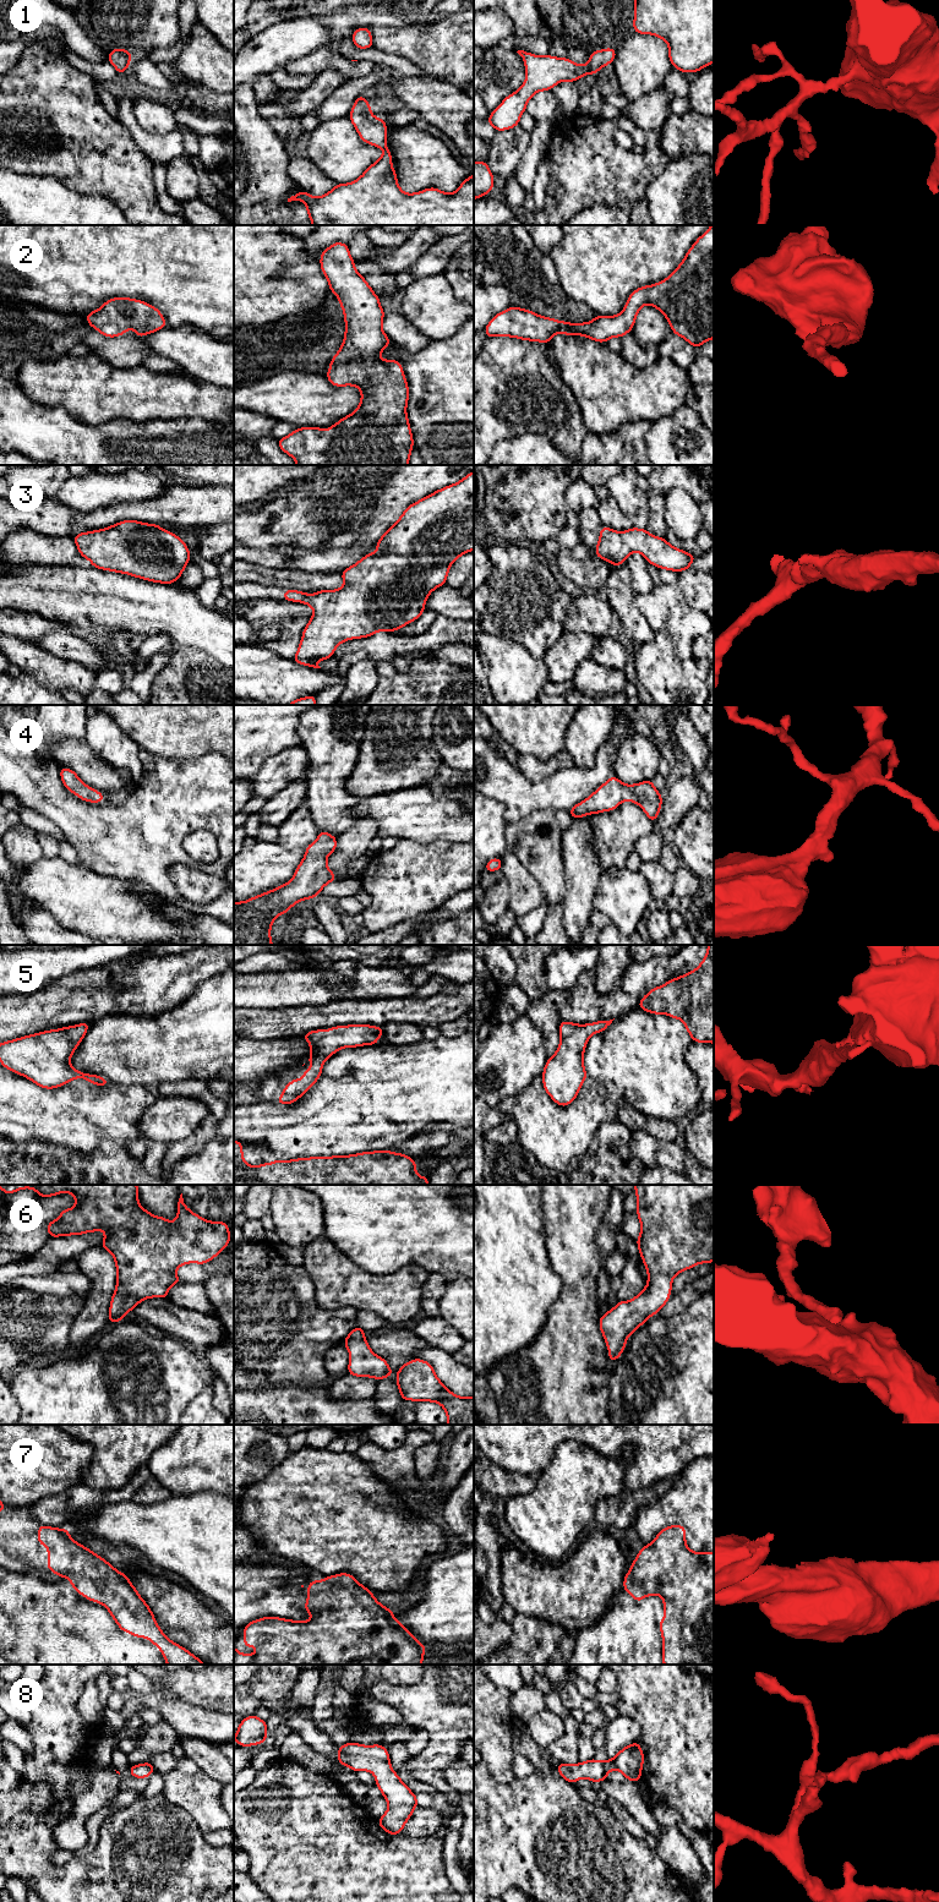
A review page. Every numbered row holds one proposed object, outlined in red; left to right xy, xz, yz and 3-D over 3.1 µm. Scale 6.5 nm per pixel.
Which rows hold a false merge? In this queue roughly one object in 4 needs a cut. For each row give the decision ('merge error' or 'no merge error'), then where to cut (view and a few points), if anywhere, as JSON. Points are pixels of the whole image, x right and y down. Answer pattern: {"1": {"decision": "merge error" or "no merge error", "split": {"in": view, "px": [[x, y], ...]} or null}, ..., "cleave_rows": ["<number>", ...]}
{"1": {"decision": "no merge error", "split": null}, "2": {"decision": "no merge error", "split": null}, "3": {"decision": "no merge error", "split": null}, "4": {"decision": "no merge error", "split": null}, "5": {"decision": "no merge error", "split": null}, "6": {"decision": "no merge error", "split": null}, "7": {"decision": "no merge error", "split": null}, "8": {"decision": "no merge error", "split": null}, "cleave_rows": []}

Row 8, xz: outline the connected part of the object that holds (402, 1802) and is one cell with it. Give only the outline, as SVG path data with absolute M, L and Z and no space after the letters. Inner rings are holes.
M353 1742L337 1749L340 1765L375 1775L376 1786L388 1803L388 1810L378 1819L378 1825L389 1835L399 1835L419 1802L392 1770L388 1750L381 1744L362 1745Z

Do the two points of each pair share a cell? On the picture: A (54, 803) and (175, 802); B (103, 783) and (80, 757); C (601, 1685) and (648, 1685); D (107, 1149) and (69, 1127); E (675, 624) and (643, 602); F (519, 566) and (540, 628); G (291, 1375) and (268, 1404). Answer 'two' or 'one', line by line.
A: one
B: one
C: two
D: two
E: one
F: one
G: two

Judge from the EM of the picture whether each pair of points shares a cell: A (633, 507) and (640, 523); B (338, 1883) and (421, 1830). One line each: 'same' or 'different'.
A: same
B: different

